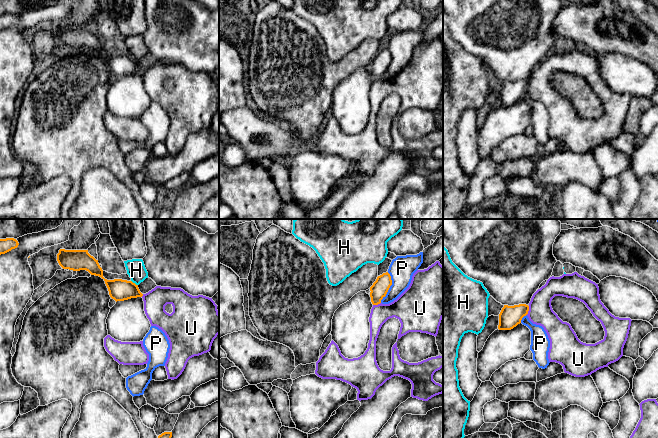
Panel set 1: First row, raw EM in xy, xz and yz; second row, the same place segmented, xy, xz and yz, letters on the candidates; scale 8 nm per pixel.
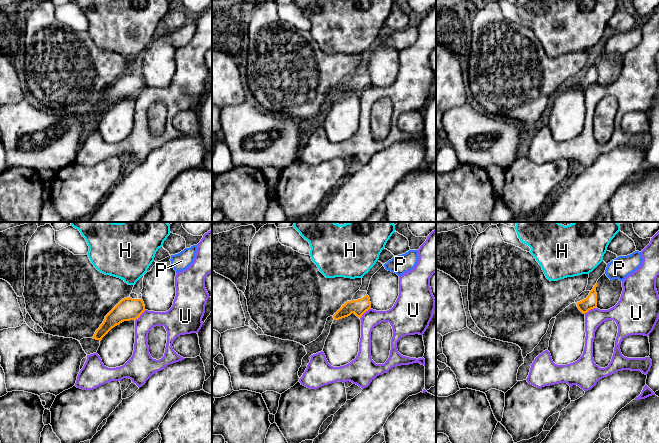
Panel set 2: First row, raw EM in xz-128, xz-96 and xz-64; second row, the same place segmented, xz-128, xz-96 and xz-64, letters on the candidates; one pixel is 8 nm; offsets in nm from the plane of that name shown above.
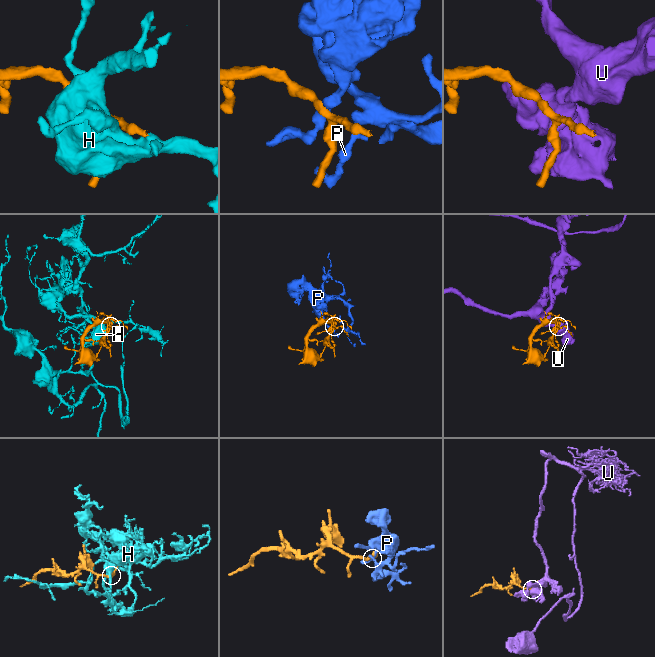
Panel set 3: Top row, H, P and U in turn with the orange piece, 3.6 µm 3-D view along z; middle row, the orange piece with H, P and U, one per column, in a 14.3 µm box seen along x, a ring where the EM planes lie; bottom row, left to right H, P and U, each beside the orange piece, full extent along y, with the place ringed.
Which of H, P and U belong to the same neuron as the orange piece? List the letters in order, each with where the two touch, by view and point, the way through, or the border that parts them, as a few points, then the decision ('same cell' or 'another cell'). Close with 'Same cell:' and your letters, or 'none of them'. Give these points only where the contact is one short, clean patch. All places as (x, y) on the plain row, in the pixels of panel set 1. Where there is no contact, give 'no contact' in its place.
H: contact xy (134, 59); another cell
P: contact xz (389, 63); border xz (388, 48), (391, 54), (391, 61), (380, 78); another cell
U: contact yz (528, 86); border yz (529, 82), (526, 90); another cell
Same cell: none of them

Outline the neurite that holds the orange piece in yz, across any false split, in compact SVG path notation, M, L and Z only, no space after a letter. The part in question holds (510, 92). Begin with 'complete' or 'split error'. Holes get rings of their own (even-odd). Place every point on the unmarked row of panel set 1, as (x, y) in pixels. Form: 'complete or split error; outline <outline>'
complete; outline M519 80L514 82L504 81L499 90L499 106L511 106L521 99L524 92L528 90L529 82Z

